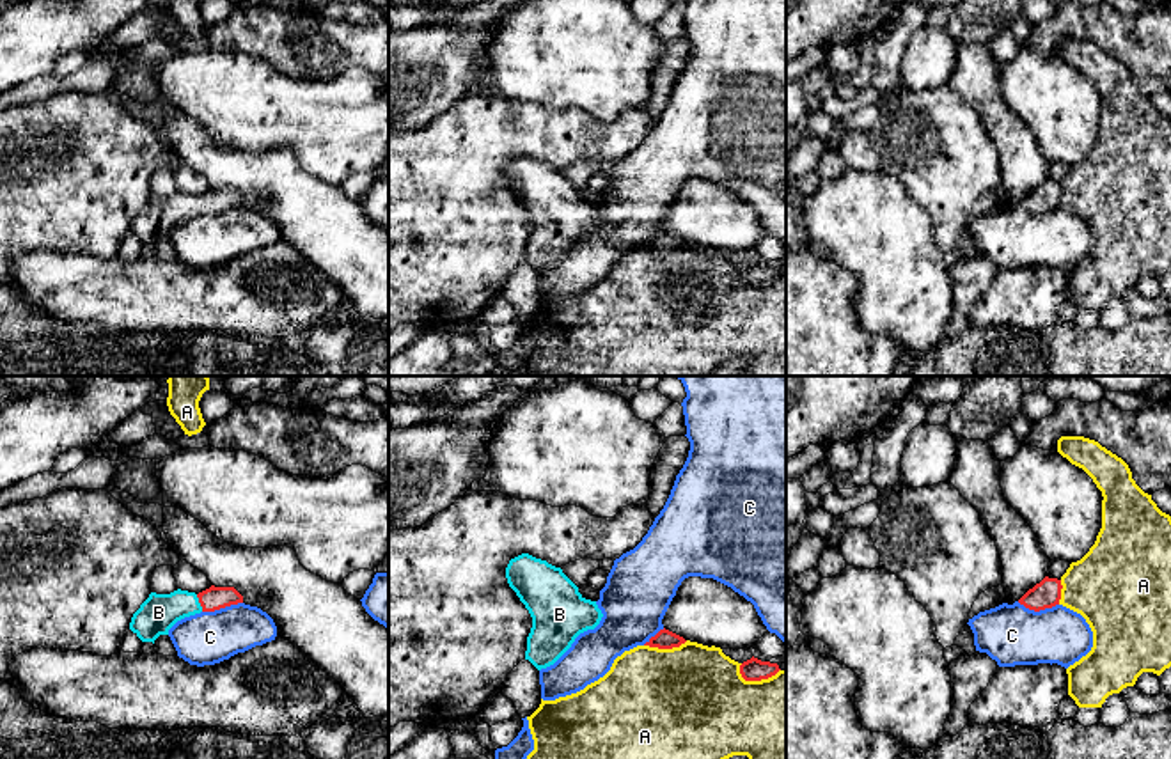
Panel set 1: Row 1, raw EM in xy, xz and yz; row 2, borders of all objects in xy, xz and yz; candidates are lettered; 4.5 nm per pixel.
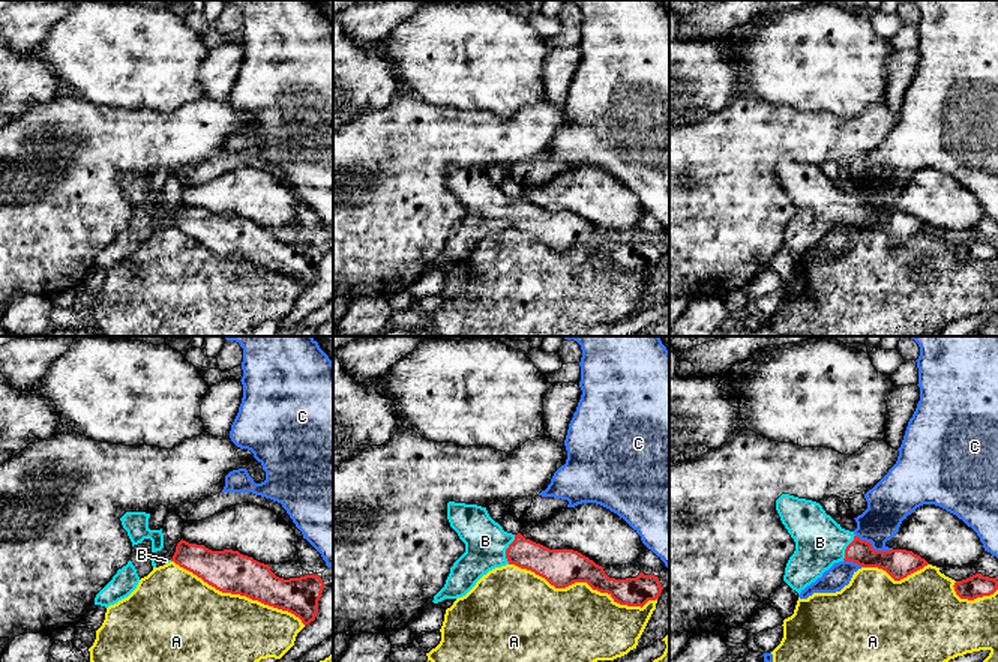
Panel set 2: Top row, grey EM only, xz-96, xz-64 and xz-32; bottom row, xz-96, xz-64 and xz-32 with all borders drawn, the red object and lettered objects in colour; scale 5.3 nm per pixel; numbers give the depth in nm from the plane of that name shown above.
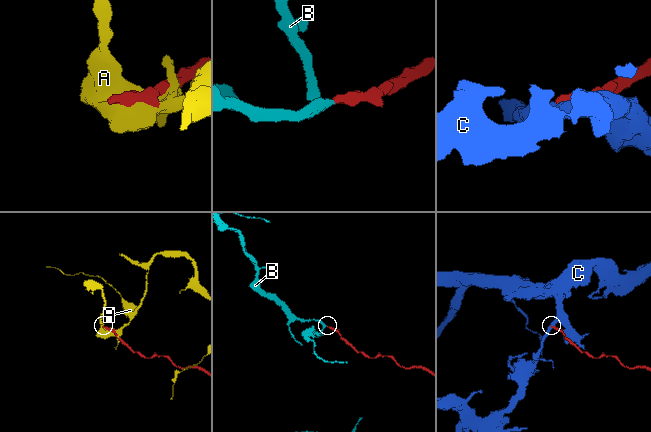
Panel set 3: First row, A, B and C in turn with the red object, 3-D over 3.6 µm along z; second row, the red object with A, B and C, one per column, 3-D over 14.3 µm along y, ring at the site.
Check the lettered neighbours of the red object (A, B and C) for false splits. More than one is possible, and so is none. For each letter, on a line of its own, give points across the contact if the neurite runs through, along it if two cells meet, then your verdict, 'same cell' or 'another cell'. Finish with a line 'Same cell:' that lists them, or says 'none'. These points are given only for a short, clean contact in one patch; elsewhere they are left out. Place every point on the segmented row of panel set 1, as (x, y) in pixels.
A: another cell
B: way xy (213, 598), (199, 602), (180, 603), (158, 612); same cell
C: border yz (1017, 602), (1035, 610), (1058, 605); another cell
Same cell: B

